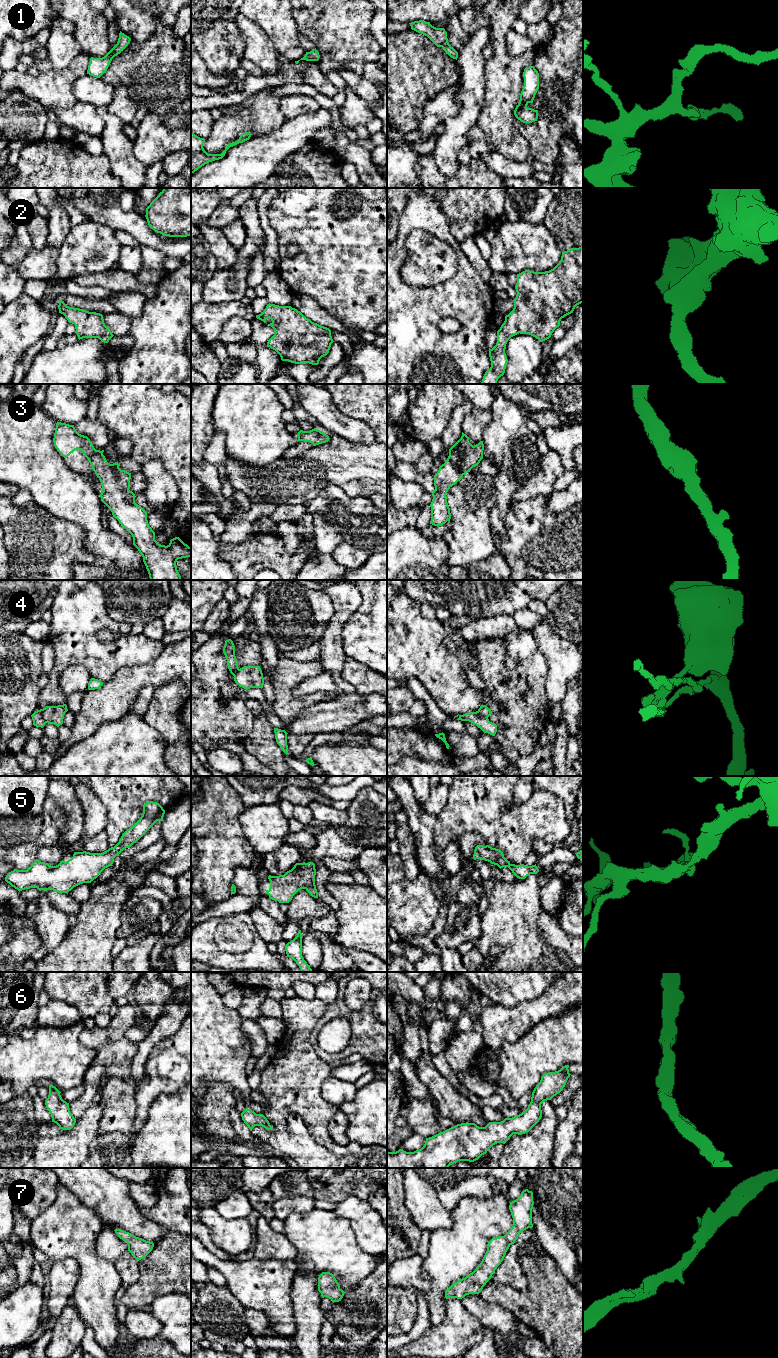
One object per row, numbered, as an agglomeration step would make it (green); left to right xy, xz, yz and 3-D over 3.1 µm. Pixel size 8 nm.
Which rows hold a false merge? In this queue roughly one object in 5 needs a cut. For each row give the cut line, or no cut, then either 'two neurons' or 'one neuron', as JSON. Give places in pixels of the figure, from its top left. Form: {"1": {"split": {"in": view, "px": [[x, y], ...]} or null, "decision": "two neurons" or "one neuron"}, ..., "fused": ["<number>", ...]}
{"1": {"split": null, "decision": "one neuron"}, "2": {"split": null, "decision": "one neuron"}, "3": {"split": null, "decision": "one neuron"}, "4": {"split": {"in": "xy", "px": [[39, 710], [46, 722]]}, "decision": "two neurons"}, "5": {"split": null, "decision": "one neuron"}, "6": {"split": null, "decision": "one neuron"}, "7": {"split": null, "decision": "one neuron"}, "fused": ["4"]}

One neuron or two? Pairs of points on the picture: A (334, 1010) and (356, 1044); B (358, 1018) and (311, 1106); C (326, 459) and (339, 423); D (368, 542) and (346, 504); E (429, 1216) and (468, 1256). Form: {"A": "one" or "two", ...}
{"A": "one", "B": "two", "C": "two", "D": "one", "E": "two"}

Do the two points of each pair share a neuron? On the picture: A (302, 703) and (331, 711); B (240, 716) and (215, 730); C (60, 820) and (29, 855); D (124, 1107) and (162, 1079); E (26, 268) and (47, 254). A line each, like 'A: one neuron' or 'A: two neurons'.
A: two neurons
B: one neuron
C: two neurons
D: two neurons
E: one neuron

